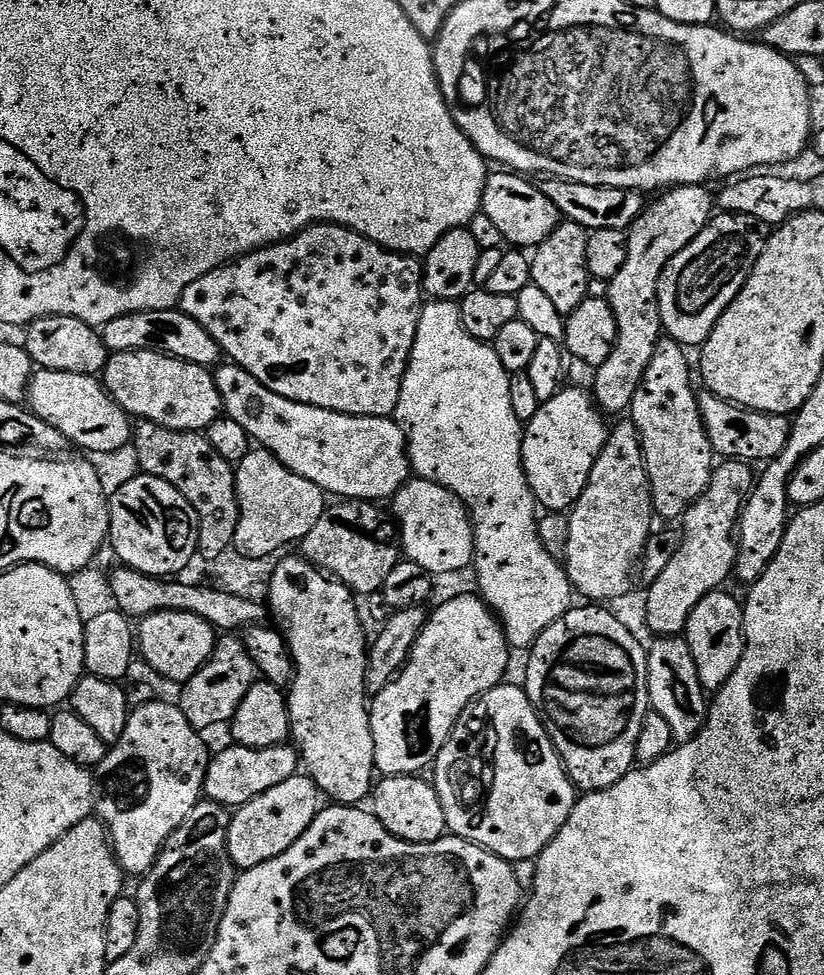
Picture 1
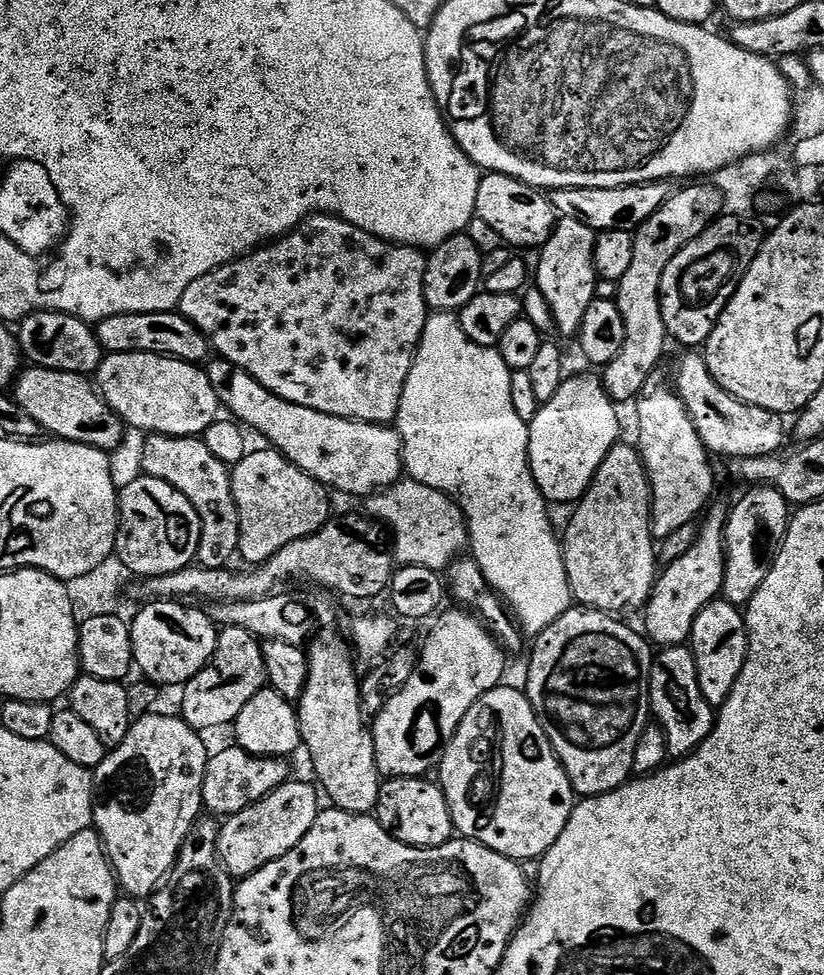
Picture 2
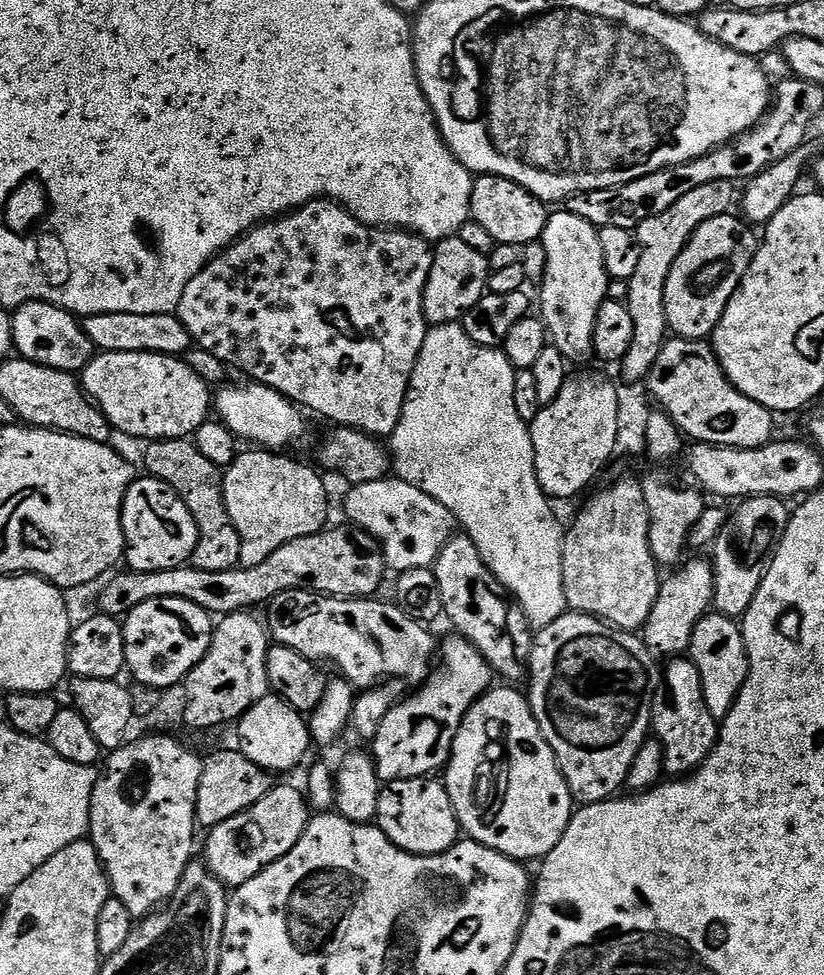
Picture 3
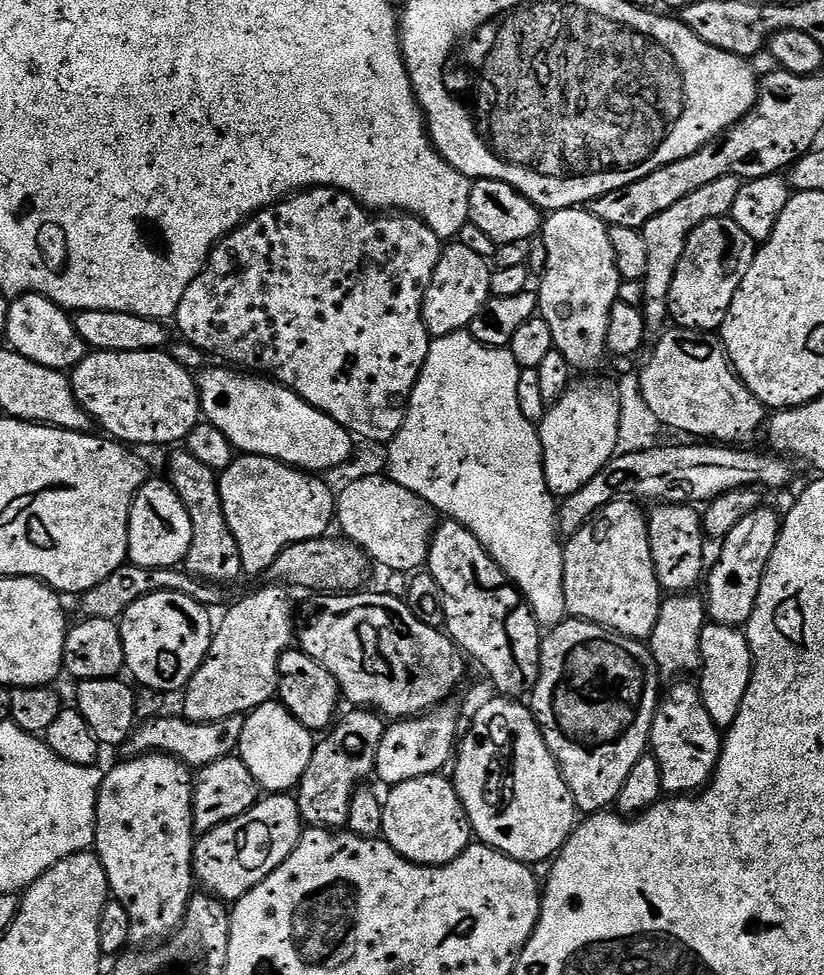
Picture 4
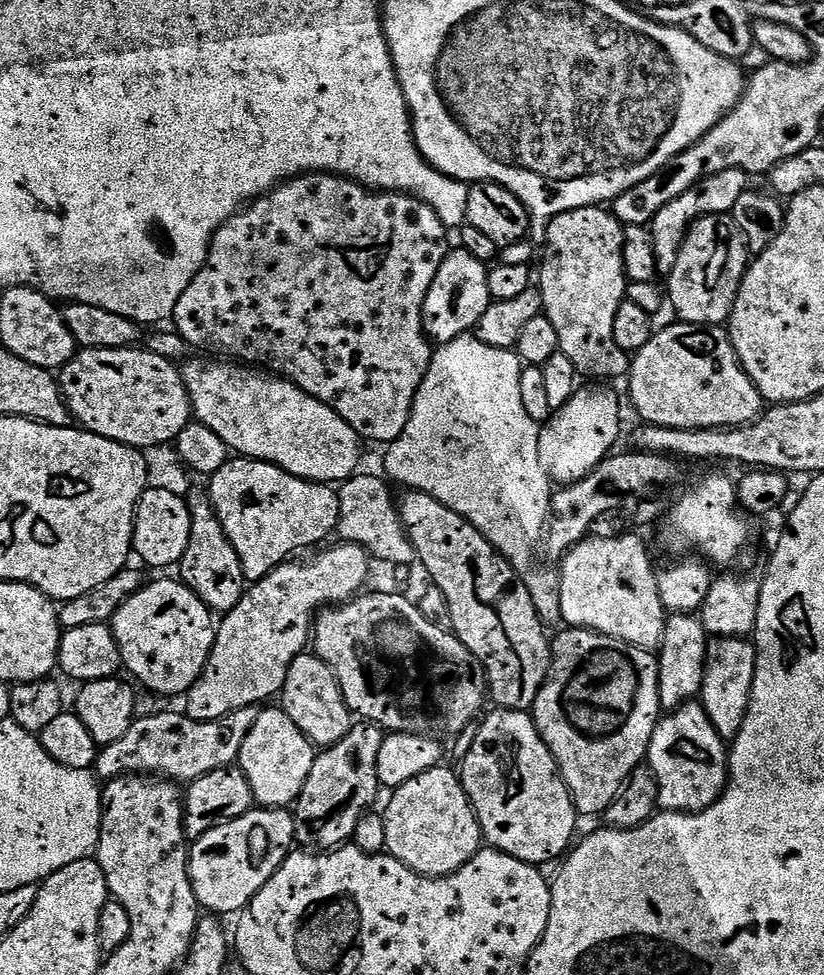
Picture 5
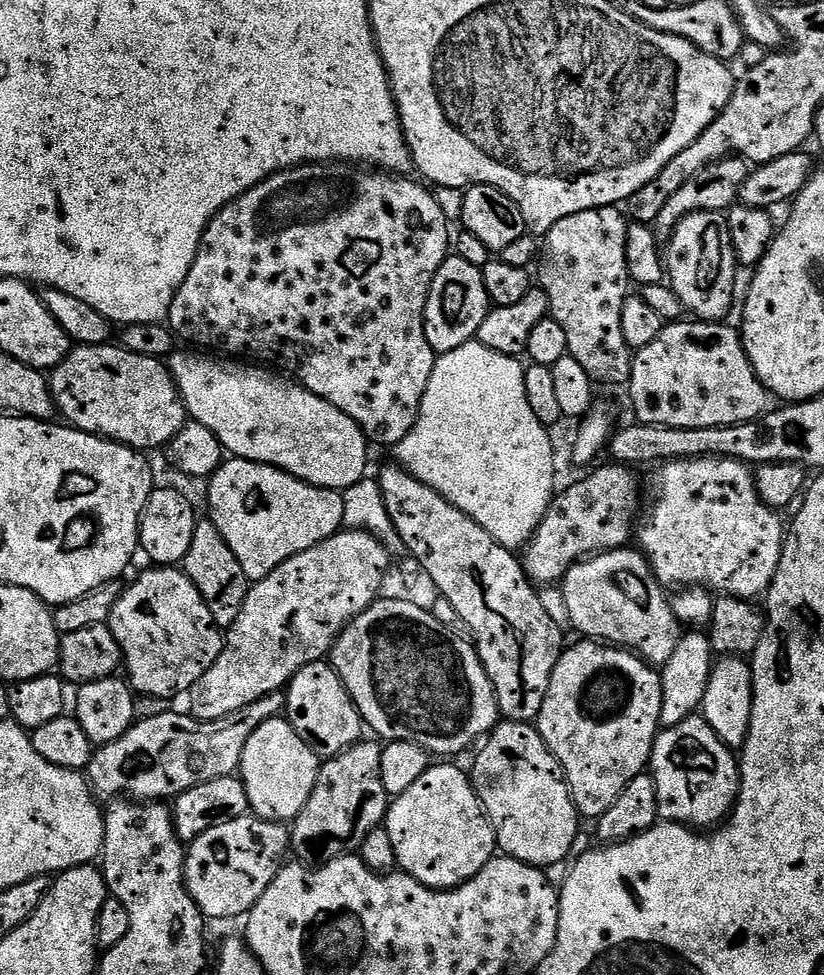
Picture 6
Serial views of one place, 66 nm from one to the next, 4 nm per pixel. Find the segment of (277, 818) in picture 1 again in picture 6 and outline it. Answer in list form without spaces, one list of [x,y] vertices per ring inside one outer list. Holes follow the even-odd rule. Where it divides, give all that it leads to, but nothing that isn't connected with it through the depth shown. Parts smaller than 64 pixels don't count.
[[[255,814],[222,822],[191,841],[184,858],[184,885],[199,906],[200,915],[209,921],[247,917],[258,898],[262,898],[266,886],[274,882],[282,867],[280,859],[289,848],[289,829],[283,823],[261,820]]]

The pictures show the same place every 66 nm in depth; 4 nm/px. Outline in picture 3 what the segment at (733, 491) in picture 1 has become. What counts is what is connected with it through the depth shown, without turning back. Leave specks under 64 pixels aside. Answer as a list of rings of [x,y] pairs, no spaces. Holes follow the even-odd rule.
[[[707,559],[690,560],[681,563],[673,571],[677,572],[661,583],[654,610],[650,618],[646,618],[642,629],[642,639],[648,647],[648,653],[664,662],[683,657],[691,649],[694,626],[698,626],[698,622],[713,607],[714,574],[711,563]]]

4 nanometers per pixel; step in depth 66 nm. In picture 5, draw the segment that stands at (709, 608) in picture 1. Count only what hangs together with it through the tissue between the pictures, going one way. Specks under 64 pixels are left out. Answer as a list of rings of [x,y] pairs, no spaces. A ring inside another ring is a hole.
[[[725,636],[709,639],[708,661],[698,700],[704,705],[714,730],[718,730],[718,734],[725,742],[731,742],[738,734],[738,730],[742,730],[742,722],[748,713],[748,703],[754,686],[755,669],[755,643],[744,638],[735,640]]]

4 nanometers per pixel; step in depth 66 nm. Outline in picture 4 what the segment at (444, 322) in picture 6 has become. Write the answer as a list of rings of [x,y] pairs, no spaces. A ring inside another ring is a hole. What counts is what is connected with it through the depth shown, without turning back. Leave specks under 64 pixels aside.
[[[449,243],[441,251],[434,278],[424,295],[424,325],[429,337],[465,331],[478,314],[478,310],[482,310],[482,306],[491,296],[492,272],[489,261],[474,254],[474,250],[467,249],[464,244]]]

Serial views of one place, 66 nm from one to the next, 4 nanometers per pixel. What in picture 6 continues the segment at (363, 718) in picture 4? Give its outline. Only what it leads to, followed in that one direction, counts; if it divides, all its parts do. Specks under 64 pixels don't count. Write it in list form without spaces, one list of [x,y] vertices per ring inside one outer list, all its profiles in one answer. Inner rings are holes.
[[[368,739],[321,763],[310,802],[302,806],[302,814],[290,824],[290,852],[299,863],[319,866],[339,856],[359,853],[366,834],[385,823],[390,797],[386,786],[382,786],[382,748],[375,739]]]

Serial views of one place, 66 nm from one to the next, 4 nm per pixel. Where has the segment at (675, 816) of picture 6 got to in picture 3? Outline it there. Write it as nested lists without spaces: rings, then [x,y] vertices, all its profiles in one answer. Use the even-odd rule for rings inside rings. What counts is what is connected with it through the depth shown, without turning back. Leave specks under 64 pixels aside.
[[[673,658],[663,665],[652,699],[651,731],[664,747],[664,771],[679,778],[693,772],[716,746],[718,722],[706,710],[702,678],[691,658]]]

